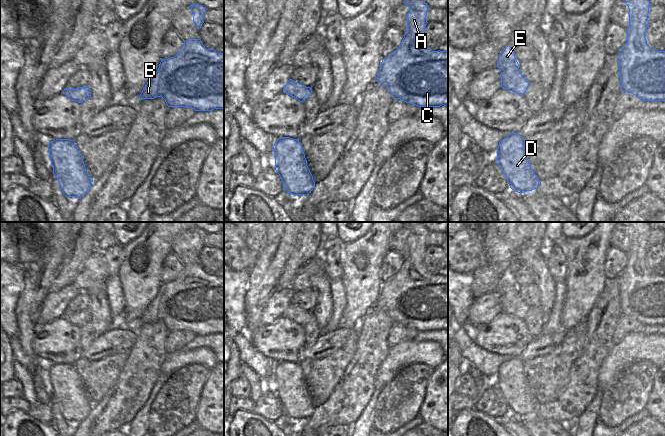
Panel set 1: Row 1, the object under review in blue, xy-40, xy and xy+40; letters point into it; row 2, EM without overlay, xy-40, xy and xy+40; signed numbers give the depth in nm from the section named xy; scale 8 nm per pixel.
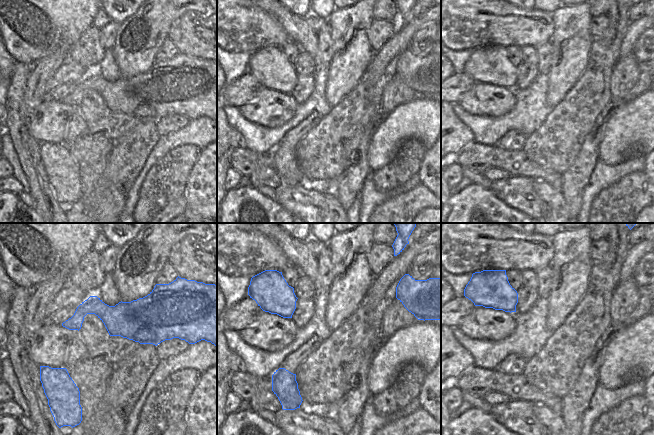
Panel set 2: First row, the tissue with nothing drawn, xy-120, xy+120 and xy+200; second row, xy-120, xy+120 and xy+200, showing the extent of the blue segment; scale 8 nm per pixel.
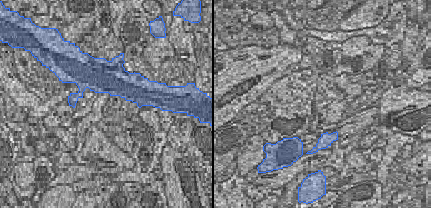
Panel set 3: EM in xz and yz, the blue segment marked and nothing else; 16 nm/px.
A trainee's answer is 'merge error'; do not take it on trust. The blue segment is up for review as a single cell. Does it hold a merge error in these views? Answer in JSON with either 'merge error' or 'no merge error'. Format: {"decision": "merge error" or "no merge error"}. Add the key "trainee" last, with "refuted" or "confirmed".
{"decision": "no merge error", "trainee": "refuted"}

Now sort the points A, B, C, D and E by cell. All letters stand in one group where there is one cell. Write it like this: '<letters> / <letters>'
A B C D E

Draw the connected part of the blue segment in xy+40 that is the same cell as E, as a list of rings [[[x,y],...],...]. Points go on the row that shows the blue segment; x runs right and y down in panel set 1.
[[[509,45],[501,52],[497,67],[501,72],[501,87],[518,95],[524,95],[529,82],[521,74],[514,51]]]

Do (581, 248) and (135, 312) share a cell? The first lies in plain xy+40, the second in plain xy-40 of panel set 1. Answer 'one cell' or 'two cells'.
one cell

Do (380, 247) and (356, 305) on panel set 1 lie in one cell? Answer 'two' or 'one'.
one

